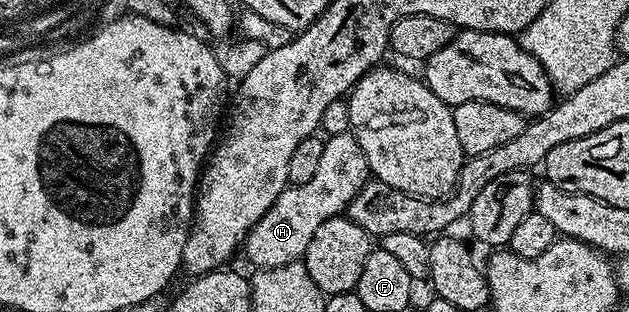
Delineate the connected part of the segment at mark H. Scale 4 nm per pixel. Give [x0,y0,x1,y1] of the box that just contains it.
[242,132,370,270]

